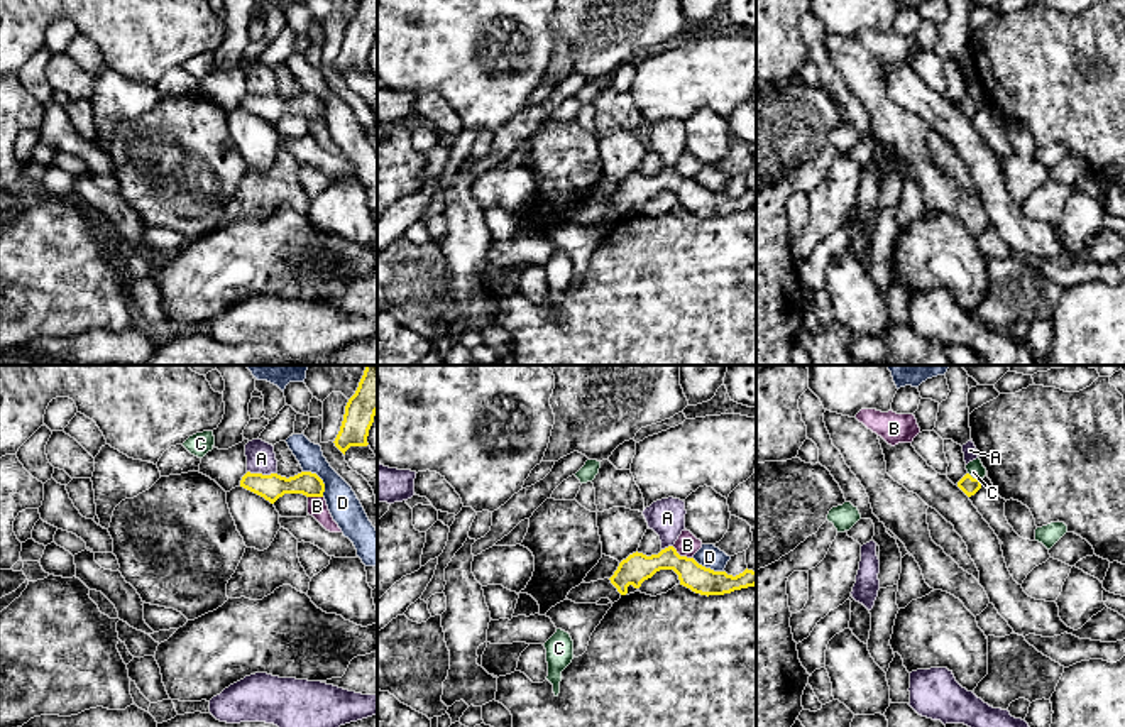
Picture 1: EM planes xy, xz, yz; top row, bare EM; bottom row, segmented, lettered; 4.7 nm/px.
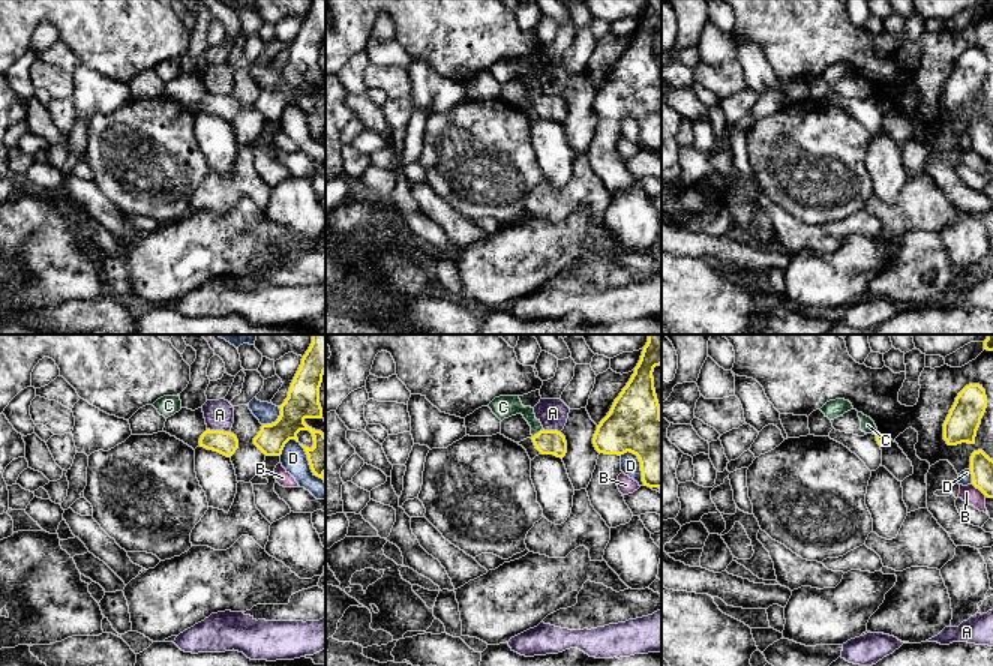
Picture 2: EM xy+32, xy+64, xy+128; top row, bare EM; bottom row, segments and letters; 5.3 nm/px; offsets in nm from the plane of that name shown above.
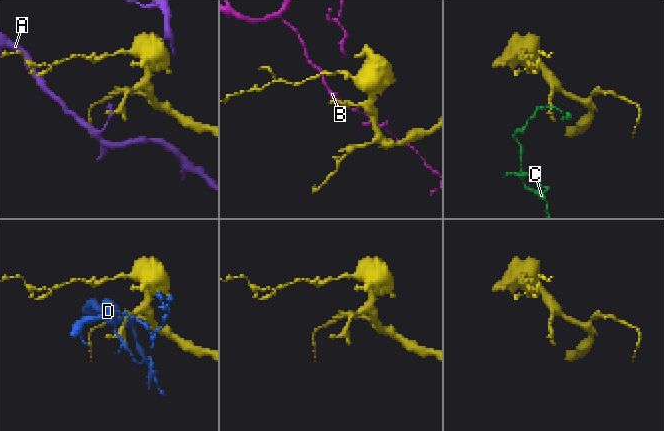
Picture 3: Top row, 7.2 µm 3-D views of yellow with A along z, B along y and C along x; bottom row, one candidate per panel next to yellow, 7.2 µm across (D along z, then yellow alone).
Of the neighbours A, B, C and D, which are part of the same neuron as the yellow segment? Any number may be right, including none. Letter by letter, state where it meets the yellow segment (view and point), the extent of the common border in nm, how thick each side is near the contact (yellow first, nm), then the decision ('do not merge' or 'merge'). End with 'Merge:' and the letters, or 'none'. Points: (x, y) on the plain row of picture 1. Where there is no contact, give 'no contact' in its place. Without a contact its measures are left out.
A: xy (261, 95) | 140 nm | 120/140 nm | do not merge
B: xz (682, 178) | 120 nm | 140/110 nm | do not merge
C: yz (975, 100) | 80 nm | 90/80 nm | do not merge
D: xy (320, 100) | 160 nm | 120/150 nm | do not merge
Merge: none

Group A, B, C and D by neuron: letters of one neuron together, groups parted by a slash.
A / B / C / D

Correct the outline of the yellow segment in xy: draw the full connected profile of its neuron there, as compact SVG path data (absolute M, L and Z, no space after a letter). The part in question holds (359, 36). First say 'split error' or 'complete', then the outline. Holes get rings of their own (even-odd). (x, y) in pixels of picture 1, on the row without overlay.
complete; M360 0L355 15L345 27L335 68L345 76L350 68L367 68L369 51L377 34L377 0Z

